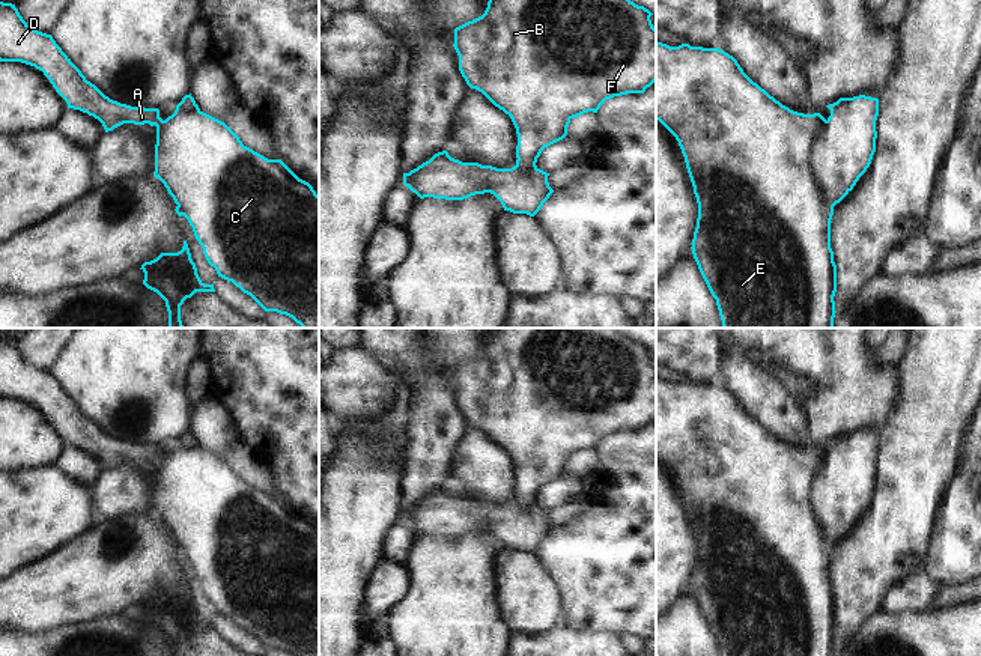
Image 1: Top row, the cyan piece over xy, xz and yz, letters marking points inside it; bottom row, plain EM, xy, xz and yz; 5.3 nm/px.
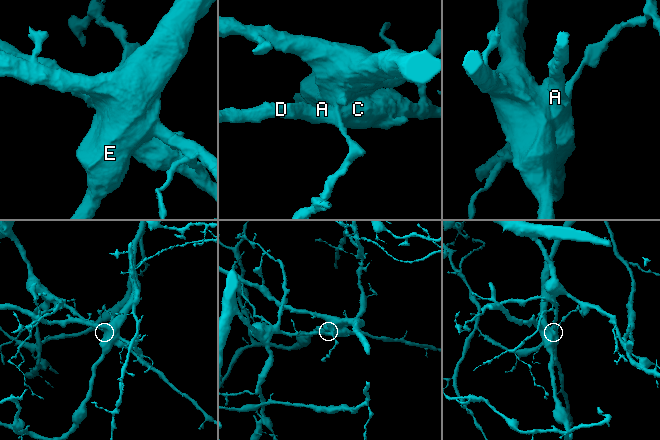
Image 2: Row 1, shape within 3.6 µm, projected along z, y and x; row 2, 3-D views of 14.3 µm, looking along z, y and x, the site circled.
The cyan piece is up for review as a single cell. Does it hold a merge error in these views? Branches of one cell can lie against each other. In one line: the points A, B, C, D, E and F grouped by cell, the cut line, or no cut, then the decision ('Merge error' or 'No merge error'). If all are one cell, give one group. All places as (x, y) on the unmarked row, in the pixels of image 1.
Groups: A C D / B E F. Split along yz (825, 458), (825, 467), (813, 486), (813, 506), (832, 545). Merge error.

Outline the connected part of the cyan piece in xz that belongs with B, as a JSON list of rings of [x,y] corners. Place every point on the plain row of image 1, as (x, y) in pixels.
[[[494,328],[481,354],[454,366],[453,384],[466,421],[509,451],[516,465],[516,506],[534,506],[542,487],[567,472],[567,463],[573,454],[588,448],[597,450],[600,442],[614,433],[644,430],[656,418],[656,366],[651,361],[651,352],[648,346],[635,342],[618,328]]]

